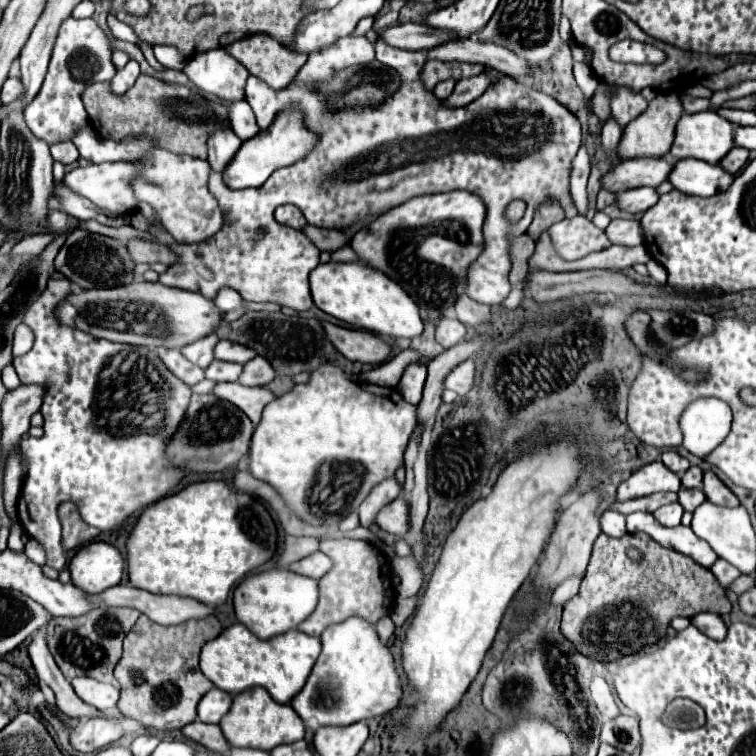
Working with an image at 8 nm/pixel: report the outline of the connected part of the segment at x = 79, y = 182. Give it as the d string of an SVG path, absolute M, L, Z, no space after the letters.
M136 162L90 164L86 168L74 168L72 172L68 172L64 176L64 184L70 190L86 196L98 208L104 208L104 210L110 210L110 212L118 212L118 214L128 214L128 212L134 212L136 204L138 204L132 188L130 188L130 180L138 176L138 170L140 170L140 164L136 164Z

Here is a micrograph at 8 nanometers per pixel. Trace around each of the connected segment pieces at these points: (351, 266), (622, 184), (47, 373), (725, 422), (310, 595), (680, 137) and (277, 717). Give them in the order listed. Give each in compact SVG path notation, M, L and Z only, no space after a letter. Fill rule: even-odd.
M328 262L318 264L310 272L310 292L314 298L314 304L348 324L354 324L358 328L376 332L380 336L392 336L392 338L414 338L422 332L424 324L418 314L416 302L396 284L394 280L388 280L384 272L372 270L366 264L358 262Z
M632 158L632 160L620 160L616 168L610 168L600 178L600 188L616 194L618 190L628 188L640 188L640 186L652 186L656 188L662 184L670 170L672 170L672 158Z
M60 278L48 282L46 290L24 316L24 324L28 324L36 334L34 346L24 356L14 357L14 366L23 385L40 384L46 388L44 404L40 406L40 414L44 416L44 436L22 438L20 442L20 448L28 458L28 474L20 494L20 524L44 546L48 566L56 570L66 566L66 558L60 562L60 552L64 550L60 550L62 526L58 518L58 506L62 502L72 500L80 508L86 524L98 530L112 530L132 512L158 502L180 484L184 472L176 472L176 468L168 464L164 448L168 444L168 436L180 428L180 420L184 420L184 412L192 394L180 378L172 376L172 372L164 368L162 360L156 356L156 350L152 352L146 346L130 346L94 338L82 330L60 324L56 318L56 308L70 294L70 280ZM148 372L152 372L152 390L148 386ZM152 416L160 416L160 428L152 428Z
M698 398L694 400L680 418L684 432L682 446L694 456L706 458L730 432L732 410L724 400Z
M272 568L266 572L252 574L244 578L234 590L234 612L238 622L242 622L252 634L262 640L296 630L302 620L306 620L318 602L318 582L304 578L286 568Z
M718 112L682 114L674 130L670 154L674 158L696 158L718 164L734 146L734 124Z
M256 686L248 688L234 696L232 708L226 712L224 720L220 720L220 728L228 740L230 746L236 748L260 748L270 752L278 744L290 744L304 738L304 724L296 712L292 712L292 706L278 704L270 698L270 694Z

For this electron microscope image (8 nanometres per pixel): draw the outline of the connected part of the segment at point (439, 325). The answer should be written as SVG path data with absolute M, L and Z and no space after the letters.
M440 318L436 322L436 342L450 348L466 338L466 326L454 318Z

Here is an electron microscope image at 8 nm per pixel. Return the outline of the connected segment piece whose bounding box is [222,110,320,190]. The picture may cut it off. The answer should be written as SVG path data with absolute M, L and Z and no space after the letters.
M284 110L284 112L280 112L280 116L276 116L276 120L270 124L270 128L262 130L258 136L246 140L240 146L240 150L236 152L236 156L232 158L232 162L226 166L226 170L222 174L224 184L232 190L262 186L274 170L302 160L318 144L318 140L320 140L318 134L312 132L310 128L306 128L304 114L300 110Z

